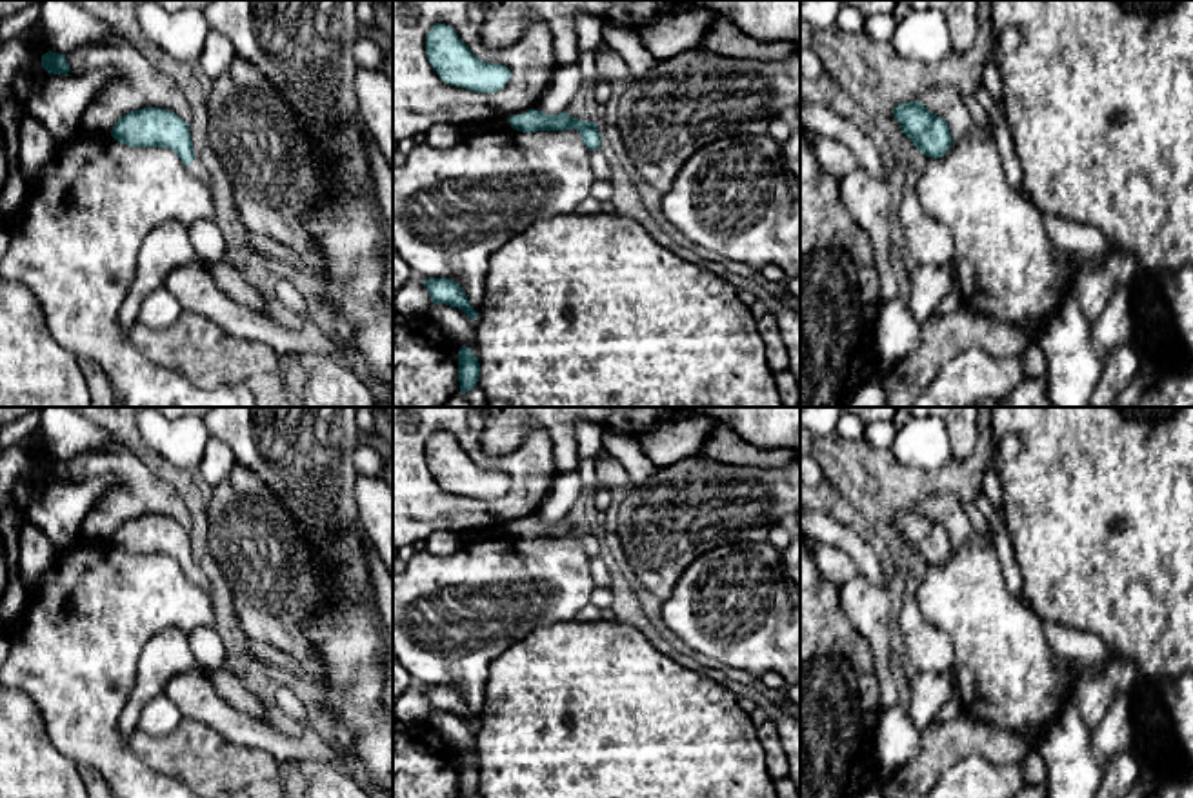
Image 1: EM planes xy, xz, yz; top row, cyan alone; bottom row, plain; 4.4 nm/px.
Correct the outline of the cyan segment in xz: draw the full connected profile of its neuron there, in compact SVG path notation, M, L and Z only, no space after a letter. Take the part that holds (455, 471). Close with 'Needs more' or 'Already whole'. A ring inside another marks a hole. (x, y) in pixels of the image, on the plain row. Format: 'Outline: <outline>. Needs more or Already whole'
Outline: M436 431L426 444L426 460L440 487L475 500L500 498L511 485L502 471L476 465L451 433Z. Already whole

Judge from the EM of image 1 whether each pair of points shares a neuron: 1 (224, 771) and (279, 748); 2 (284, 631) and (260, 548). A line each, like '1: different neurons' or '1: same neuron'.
1: different neurons
2: same neuron

